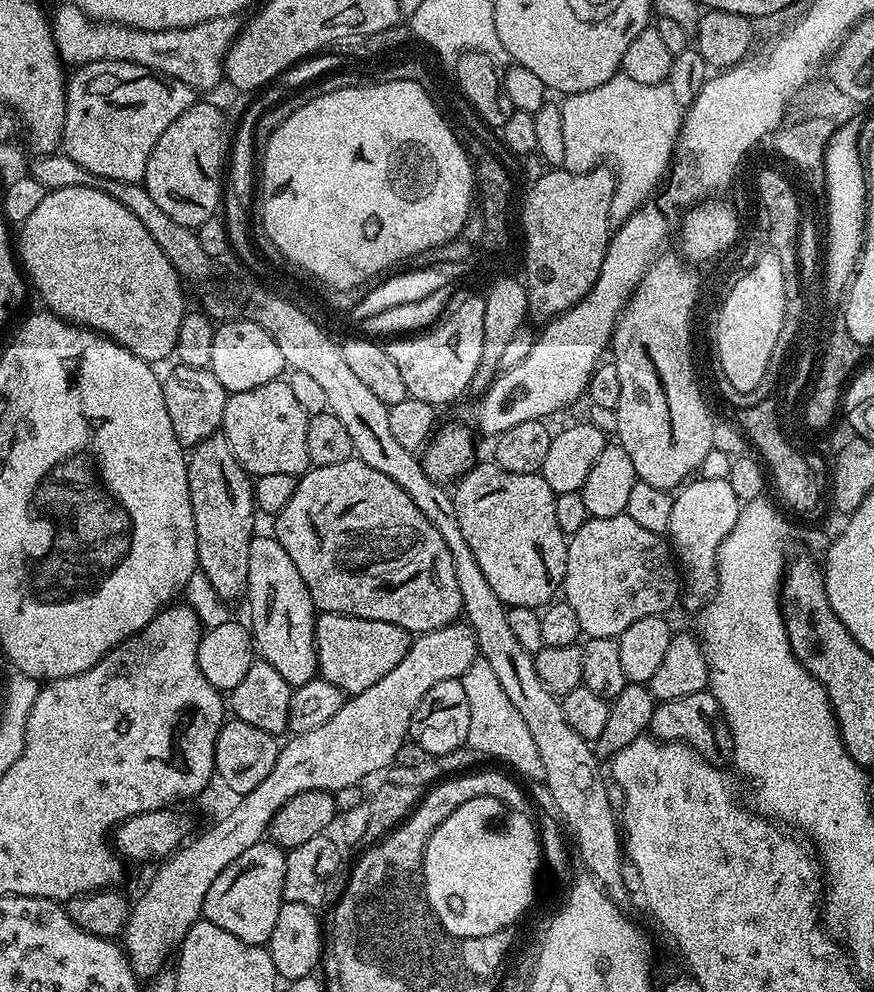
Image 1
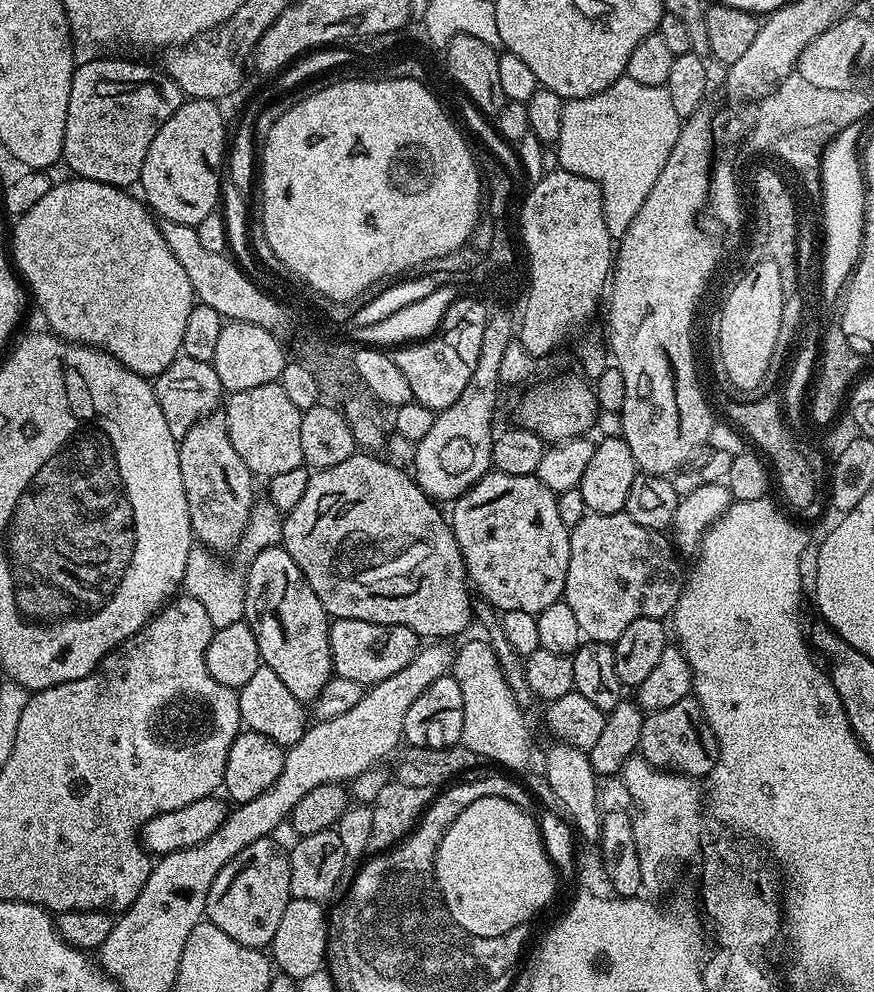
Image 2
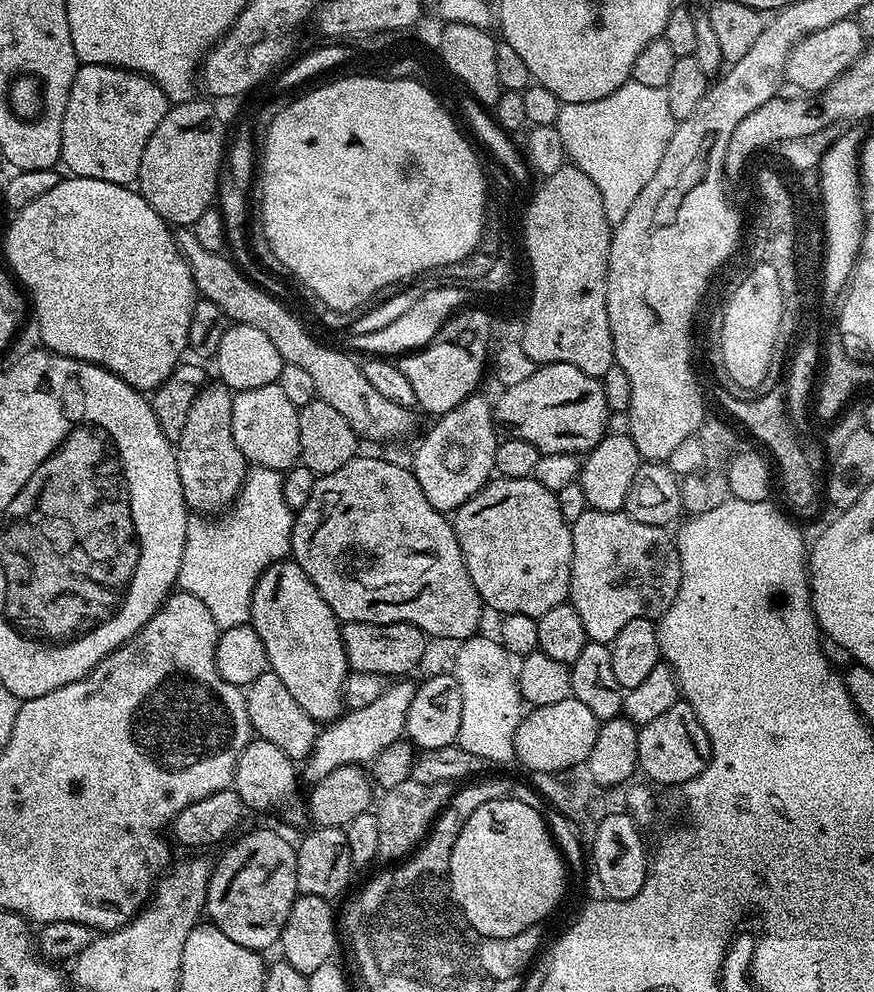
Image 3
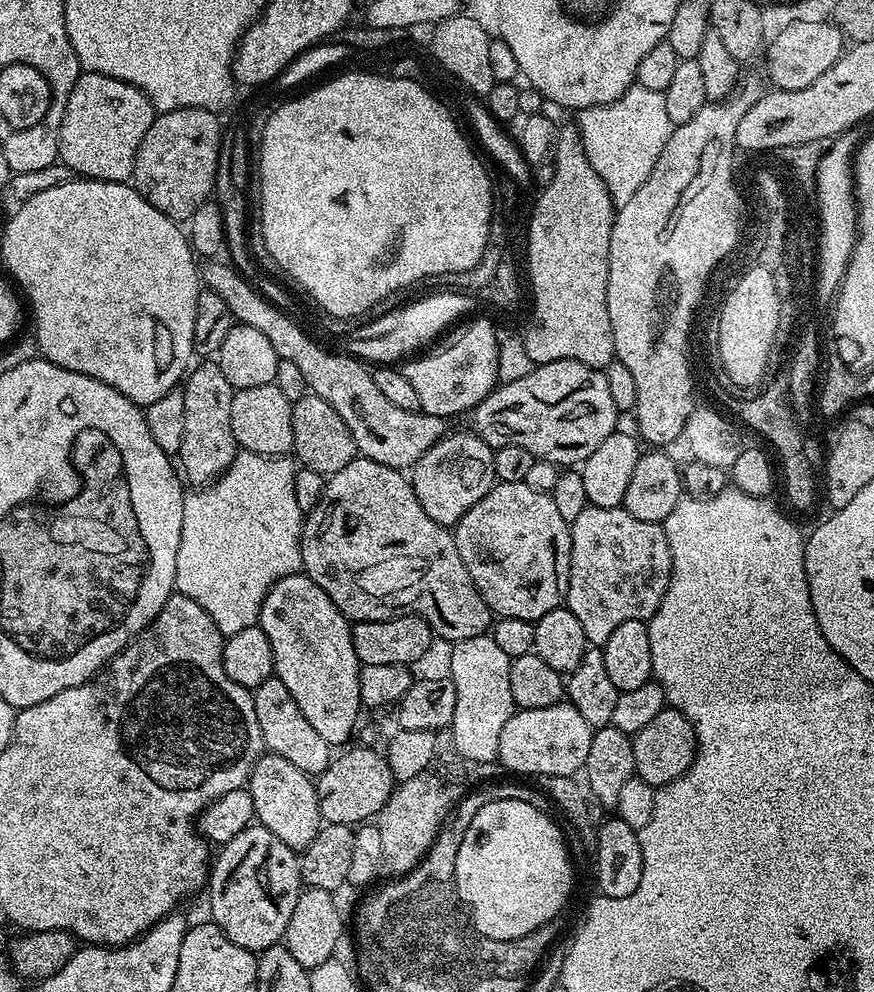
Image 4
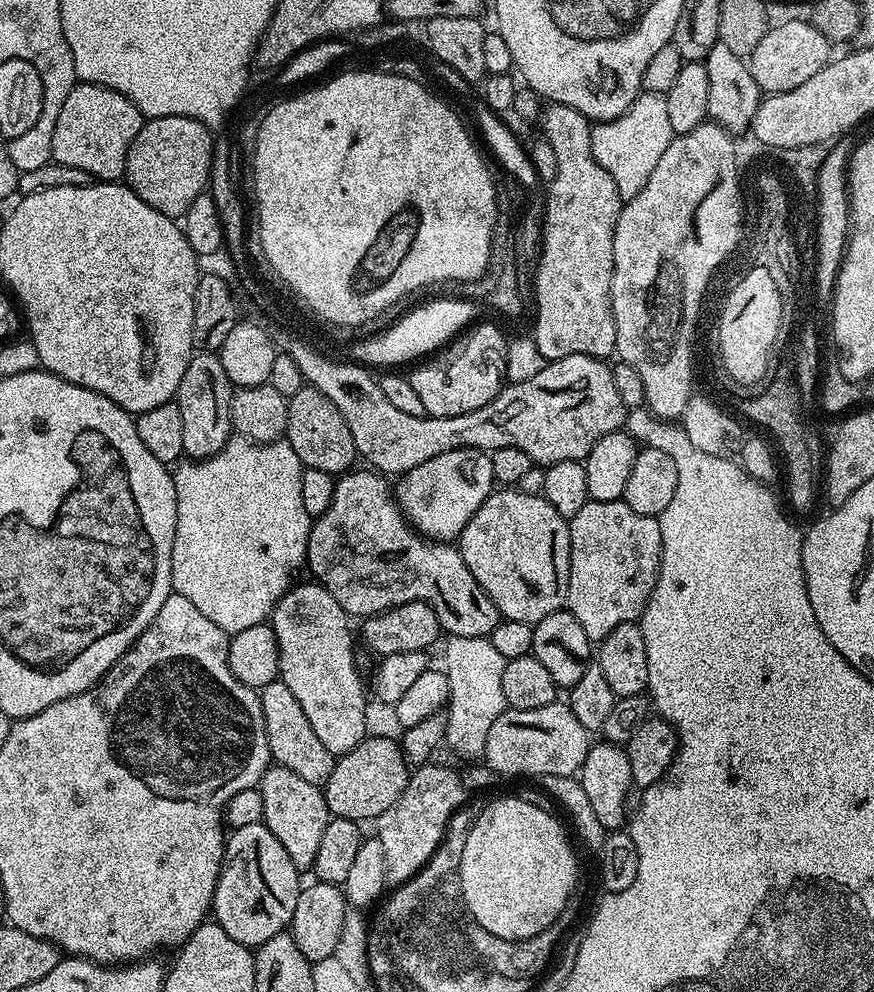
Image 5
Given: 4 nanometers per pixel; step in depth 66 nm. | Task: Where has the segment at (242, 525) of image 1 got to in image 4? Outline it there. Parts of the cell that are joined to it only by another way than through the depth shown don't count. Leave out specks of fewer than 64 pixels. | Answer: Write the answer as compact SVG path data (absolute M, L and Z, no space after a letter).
M219 363L198 364L187 373L182 384L186 402L186 430L178 453L178 464L182 472L184 467L183 475L186 480L188 475L189 485L207 486L232 465L238 451L234 430L230 426L230 402L234 389L230 382L226 382L226 374L222 374Z

